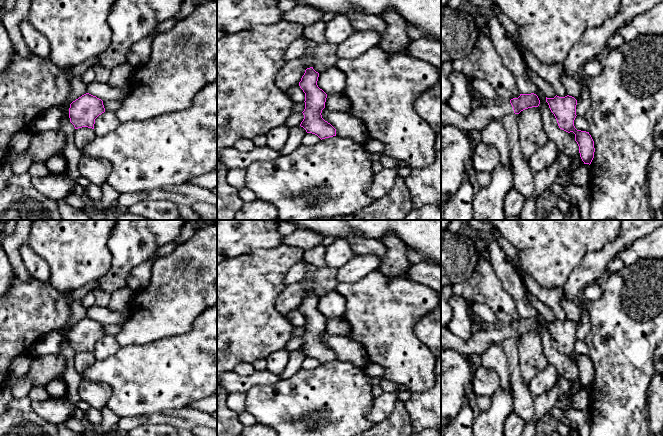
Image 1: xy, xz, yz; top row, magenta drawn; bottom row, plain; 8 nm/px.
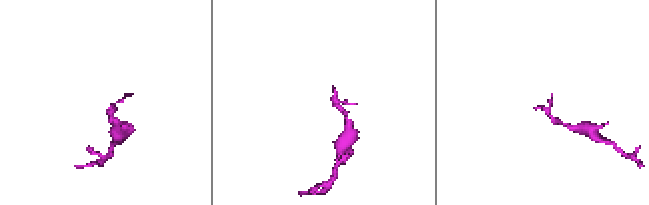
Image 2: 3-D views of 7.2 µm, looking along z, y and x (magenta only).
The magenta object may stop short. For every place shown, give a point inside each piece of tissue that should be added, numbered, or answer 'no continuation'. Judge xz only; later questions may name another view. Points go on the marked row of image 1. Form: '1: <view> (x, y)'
no continuation

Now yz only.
1: yz (479, 118)

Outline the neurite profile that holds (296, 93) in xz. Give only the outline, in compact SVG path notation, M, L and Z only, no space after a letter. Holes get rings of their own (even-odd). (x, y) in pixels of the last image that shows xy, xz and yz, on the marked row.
M299 84L288 89L288 95L295 103L302 103L305 101L305 93L300 88Z

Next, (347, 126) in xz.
M324 108L321 115L336 129L336 136L349 138L359 144L369 138L368 130L363 122L350 113L331 112Z

